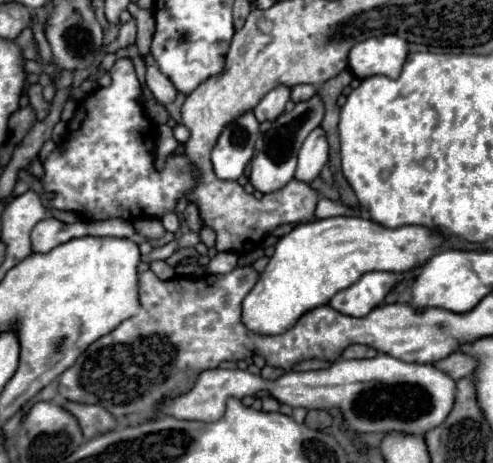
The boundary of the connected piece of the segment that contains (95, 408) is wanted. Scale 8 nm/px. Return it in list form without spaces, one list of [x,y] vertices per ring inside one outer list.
[[[67,401],[63,407],[77,417],[85,439],[93,439],[95,435],[113,431],[117,427],[117,421],[113,421],[113,415],[105,413],[101,405],[81,405],[81,403]]]

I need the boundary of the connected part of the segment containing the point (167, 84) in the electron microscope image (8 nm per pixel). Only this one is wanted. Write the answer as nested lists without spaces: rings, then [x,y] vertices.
[[[149,55],[145,57],[145,63],[147,63],[147,77],[145,77],[147,79],[147,87],[151,89],[155,99],[161,101],[163,105],[173,103],[175,97],[177,97],[175,85],[157,69],[157,65],[153,65],[153,59]]]

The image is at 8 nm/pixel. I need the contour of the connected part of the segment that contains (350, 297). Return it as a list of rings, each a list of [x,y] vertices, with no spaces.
[[[383,271],[365,273],[351,287],[335,293],[329,305],[339,313],[351,317],[365,317],[371,309],[375,309],[385,299],[385,295],[391,291],[397,279],[399,277],[395,273],[383,273]]]

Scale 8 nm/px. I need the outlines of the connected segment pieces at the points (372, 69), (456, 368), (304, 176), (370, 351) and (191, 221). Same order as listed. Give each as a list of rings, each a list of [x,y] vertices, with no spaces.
[[[397,35],[371,37],[349,51],[349,71],[359,79],[385,75],[397,79],[407,57],[407,41]]]
[[[451,353],[449,357],[441,359],[441,361],[435,361],[431,363],[433,367],[437,367],[439,371],[447,373],[451,379],[459,381],[461,377],[467,377],[473,373],[475,369],[475,361],[471,357],[465,357],[463,353]]]
[[[317,127],[307,135],[307,139],[299,151],[295,179],[311,183],[321,173],[321,167],[327,163],[327,159],[329,159],[327,137],[325,137],[325,131],[321,127]]]
[[[349,345],[343,351],[343,359],[365,359],[365,357],[375,357],[377,351],[369,345]]]
[[[193,203],[187,205],[183,217],[185,217],[185,223],[187,223],[193,231],[201,231],[201,225],[199,225],[199,211],[197,211],[197,207],[195,207]]]

